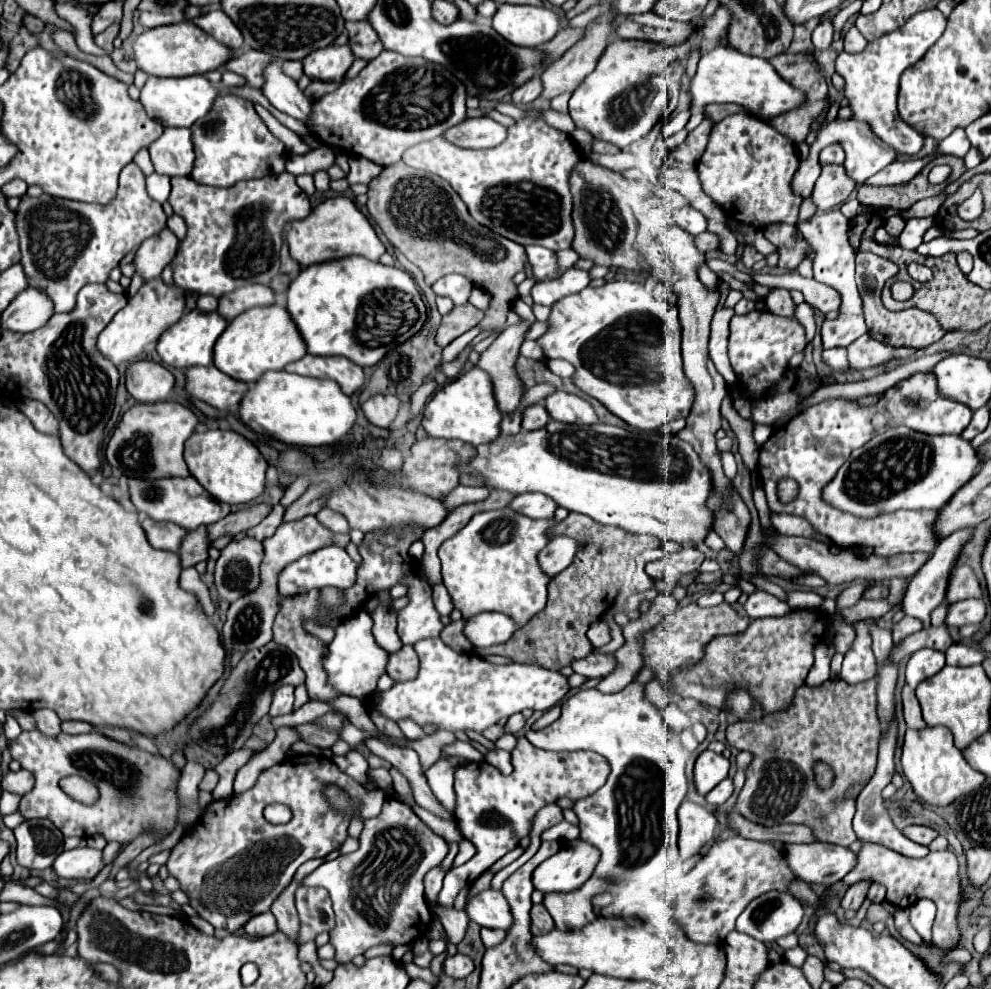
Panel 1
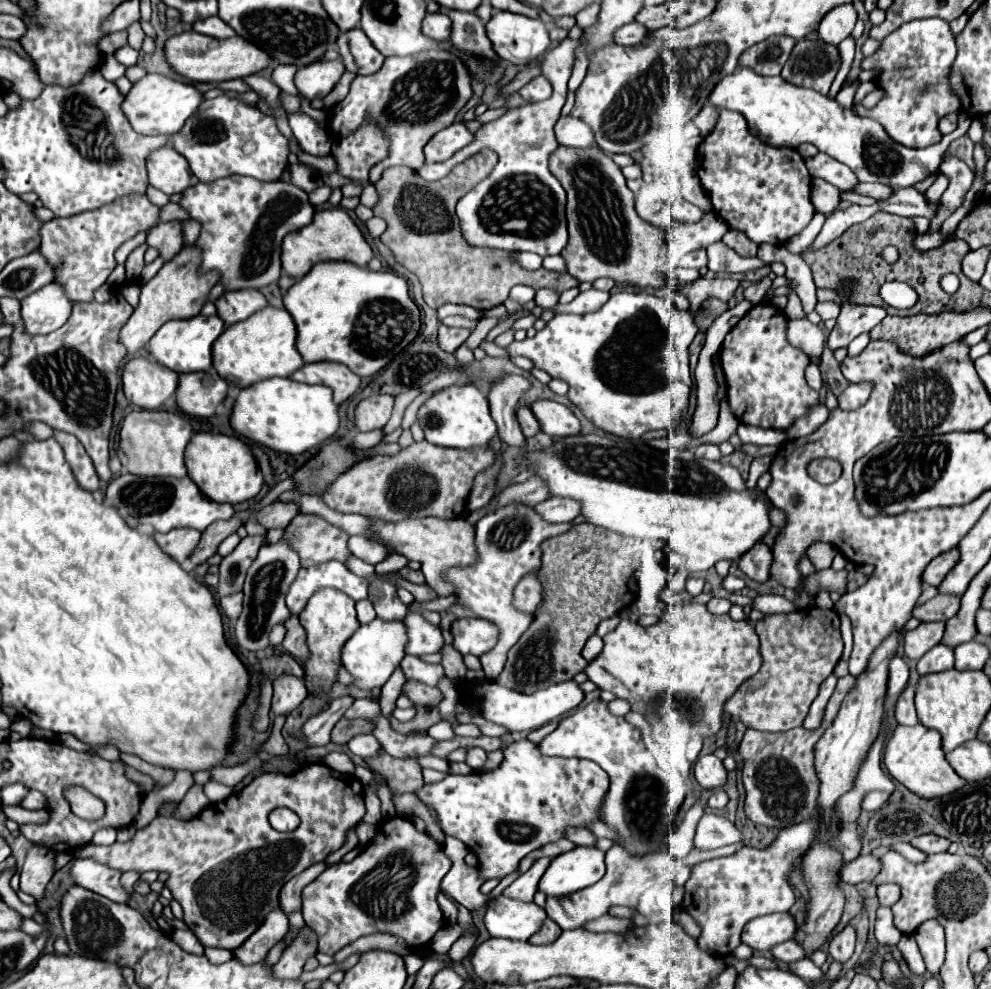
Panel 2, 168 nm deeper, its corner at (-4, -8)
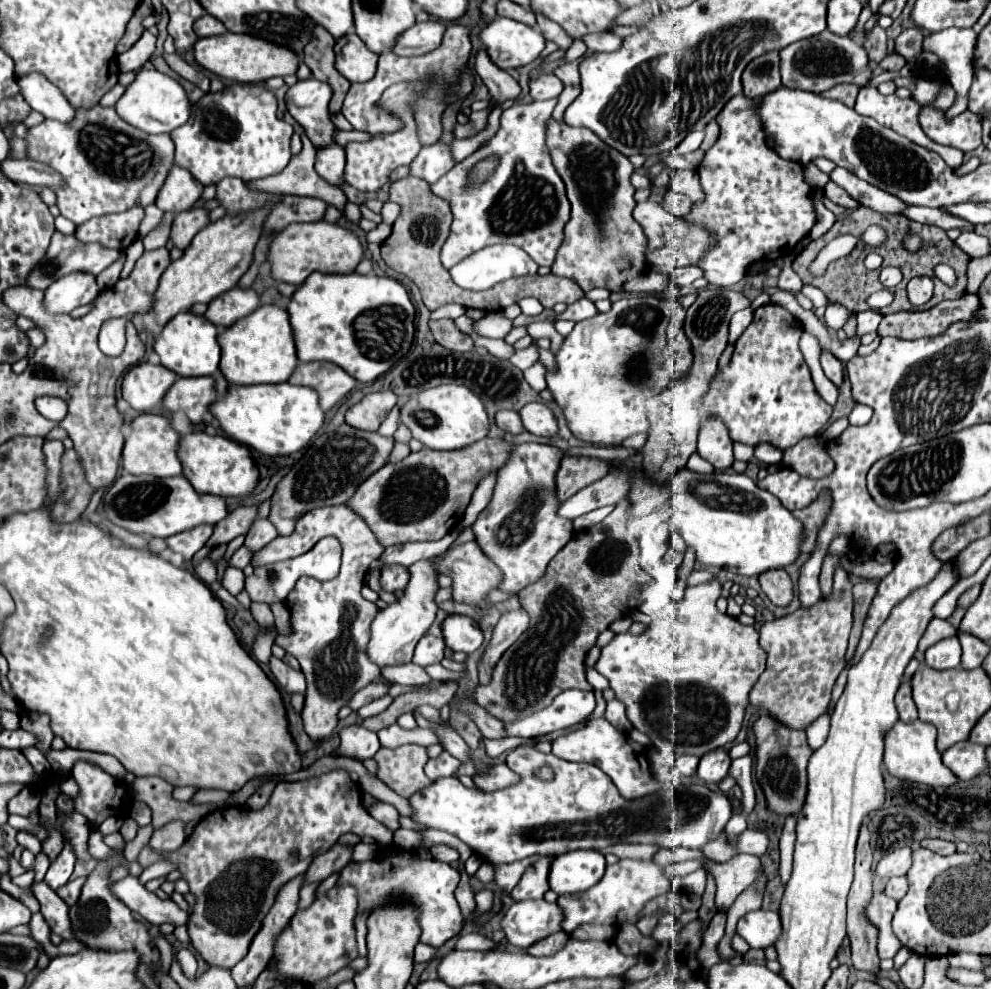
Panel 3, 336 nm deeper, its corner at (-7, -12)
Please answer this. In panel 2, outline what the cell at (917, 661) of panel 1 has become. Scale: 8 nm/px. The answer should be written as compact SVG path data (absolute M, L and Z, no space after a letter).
M944 643L934 645L918 661L918 673L920 675L940 673L940 671L948 671L952 667L954 667L954 649L948 647L948 645L944 645Z

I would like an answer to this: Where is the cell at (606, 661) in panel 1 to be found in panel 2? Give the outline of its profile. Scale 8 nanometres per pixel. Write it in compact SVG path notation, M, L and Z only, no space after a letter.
M666 589L664 593L670 607L664 611L662 619L656 625L642 627L624 615L620 625L604 637L600 655L586 667L584 673L592 683L596 683L598 689L608 689L616 697L626 699L630 707L642 713L652 725L668 711L676 711L682 719L690 719L694 723L696 735L712 737L722 729L724 701L734 695L736 687L756 675L762 665L758 635L748 619L734 621L730 615L714 615L706 609L706 605L696 603L688 591L674 593Z

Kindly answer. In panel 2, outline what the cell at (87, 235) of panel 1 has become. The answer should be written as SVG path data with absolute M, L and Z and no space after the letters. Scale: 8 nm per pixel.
M124 195L96 211L84 211L78 215L72 215L68 219L52 219L48 223L42 225L40 229L40 237L42 237L42 245L40 245L40 253L50 261L50 265L56 269L56 279L68 293L68 297L78 303L78 301L92 301L94 291L108 279L108 275L112 273L112 269L116 267L116 259L114 259L114 251L128 239L132 239L136 233L140 231L150 231L152 227L158 225L158 207L152 205L148 201L146 195Z

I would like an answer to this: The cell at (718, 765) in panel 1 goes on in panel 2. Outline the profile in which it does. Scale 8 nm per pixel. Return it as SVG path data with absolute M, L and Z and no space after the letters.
M702 755L694 765L694 777L702 789L720 789L726 783L726 769L716 755Z

